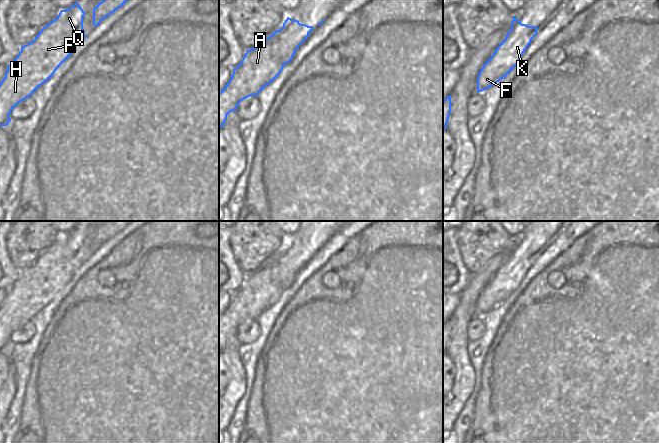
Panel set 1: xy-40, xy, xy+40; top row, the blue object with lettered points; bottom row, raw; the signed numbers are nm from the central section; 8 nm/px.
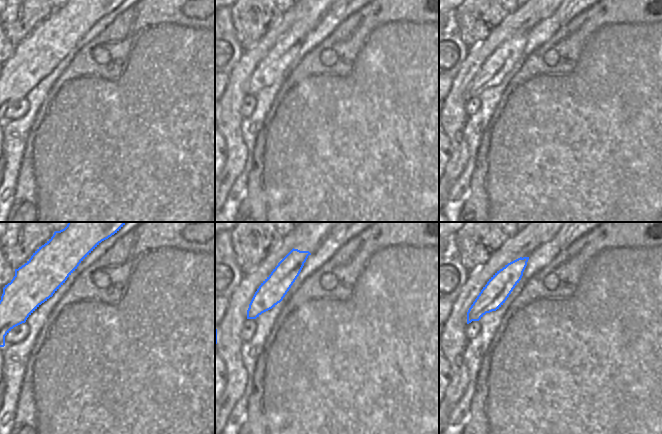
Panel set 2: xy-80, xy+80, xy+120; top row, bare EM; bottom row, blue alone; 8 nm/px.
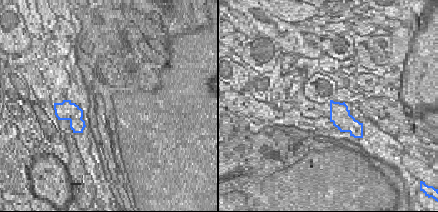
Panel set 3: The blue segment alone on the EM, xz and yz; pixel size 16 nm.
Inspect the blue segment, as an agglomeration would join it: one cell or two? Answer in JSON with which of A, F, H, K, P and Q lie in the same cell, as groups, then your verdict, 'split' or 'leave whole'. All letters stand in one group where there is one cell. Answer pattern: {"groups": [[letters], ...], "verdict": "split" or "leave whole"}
{"groups": [["A", "H", "P", "Q"], ["F", "K"]], "verdict": "split"}

